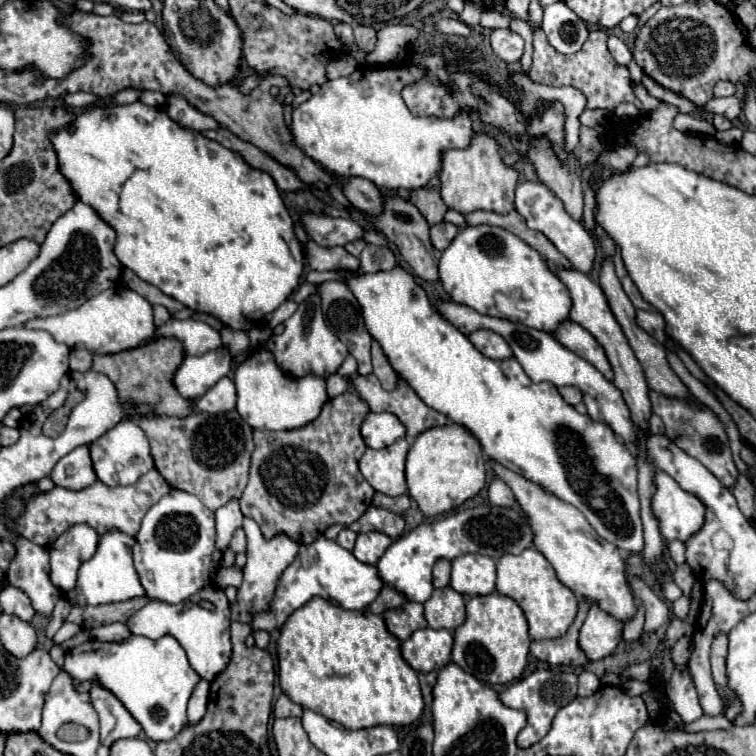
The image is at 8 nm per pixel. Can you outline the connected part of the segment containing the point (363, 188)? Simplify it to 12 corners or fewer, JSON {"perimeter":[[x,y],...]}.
{"perimeter":[[343,180],[343,194],[355,208],[381,214],[383,196],[371,180]]}

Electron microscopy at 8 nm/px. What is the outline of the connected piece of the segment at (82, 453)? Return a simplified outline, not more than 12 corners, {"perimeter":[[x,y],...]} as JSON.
{"perimeter":[[79,446],[51,470],[55,486],[83,490],[97,480],[89,448]]}

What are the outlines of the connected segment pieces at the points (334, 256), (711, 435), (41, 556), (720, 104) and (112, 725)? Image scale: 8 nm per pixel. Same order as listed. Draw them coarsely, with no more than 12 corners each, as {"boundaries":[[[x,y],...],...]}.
{"boundaries":[[[305,244],[313,270],[355,270],[359,260],[345,248]],[[651,392],[665,434],[731,488],[739,470],[709,410]],[[19,538],[7,582],[51,616],[61,592],[49,578],[47,548]],[[735,96],[713,98],[705,110],[729,120],[741,114],[741,100]],[[93,686],[101,744],[135,738],[139,722],[107,690]]]}

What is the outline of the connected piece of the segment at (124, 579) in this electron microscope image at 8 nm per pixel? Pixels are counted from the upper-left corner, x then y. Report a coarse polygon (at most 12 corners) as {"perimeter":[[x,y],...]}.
{"perimeter":[[119,530],[99,538],[79,568],[73,606],[143,596],[131,548]]}

